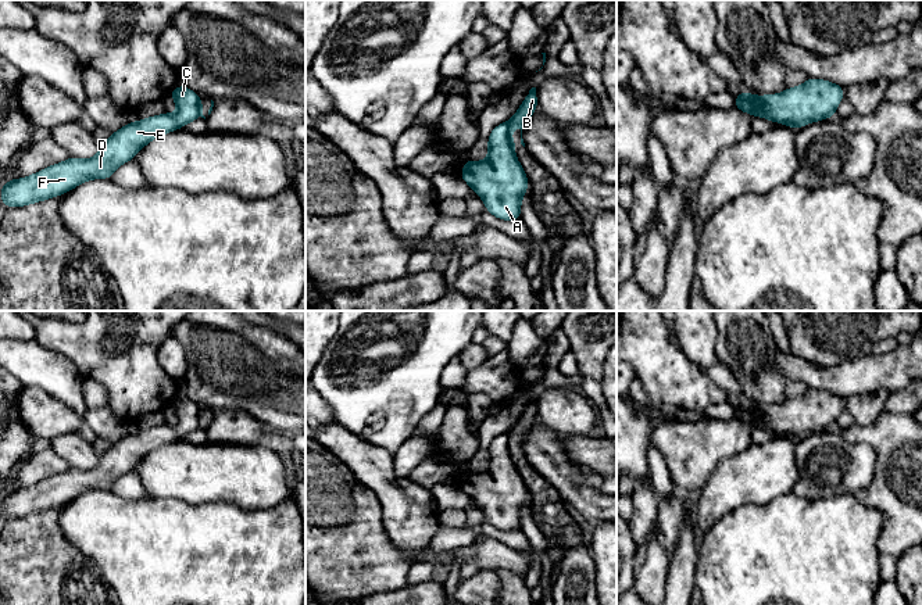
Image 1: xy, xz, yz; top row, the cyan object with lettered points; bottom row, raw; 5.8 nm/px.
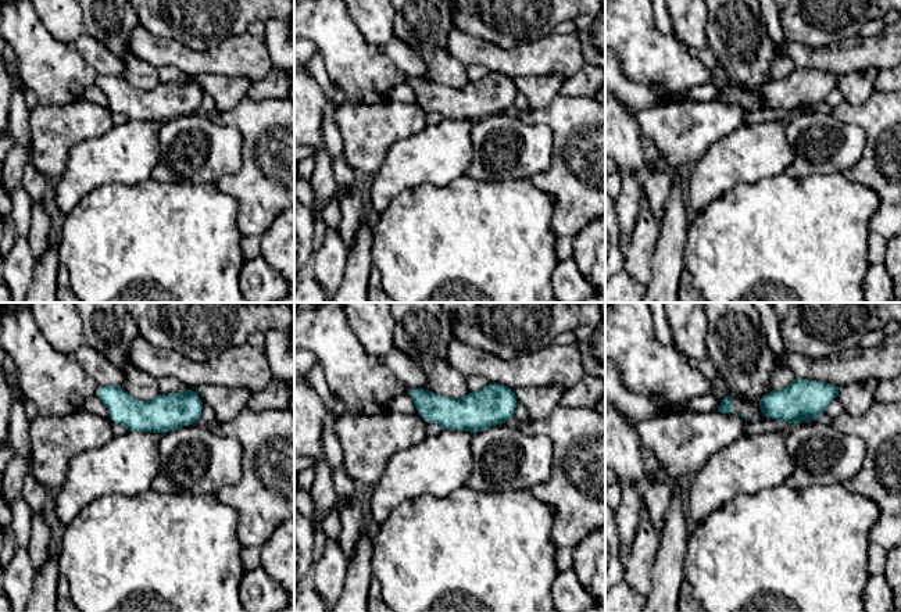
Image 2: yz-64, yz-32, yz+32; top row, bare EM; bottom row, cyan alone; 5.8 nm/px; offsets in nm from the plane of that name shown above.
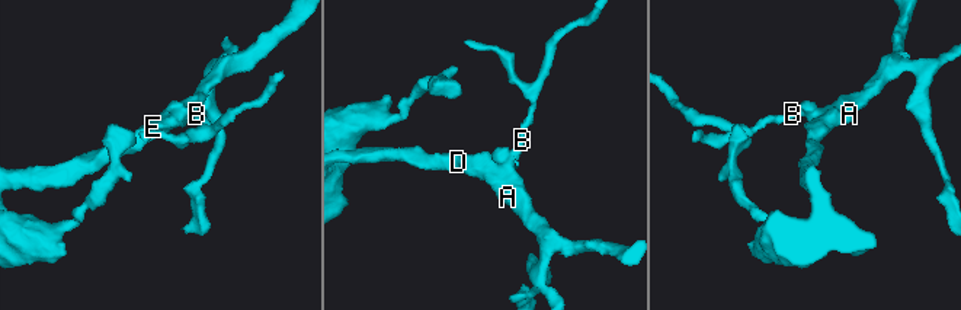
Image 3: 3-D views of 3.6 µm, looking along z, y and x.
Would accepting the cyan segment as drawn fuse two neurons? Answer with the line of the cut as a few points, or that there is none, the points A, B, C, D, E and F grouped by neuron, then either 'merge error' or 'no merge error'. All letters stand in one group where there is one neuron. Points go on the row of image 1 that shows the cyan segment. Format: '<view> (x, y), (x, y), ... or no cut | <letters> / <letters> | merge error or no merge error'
yz (739, 95), (756, 100), (761, 108), (760, 115) | A C D E F / B | merge error

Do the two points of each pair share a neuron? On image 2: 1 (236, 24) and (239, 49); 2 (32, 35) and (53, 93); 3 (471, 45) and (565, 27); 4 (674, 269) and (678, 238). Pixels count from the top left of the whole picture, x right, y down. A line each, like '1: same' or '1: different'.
1: different
2: same
3: different
4: same

